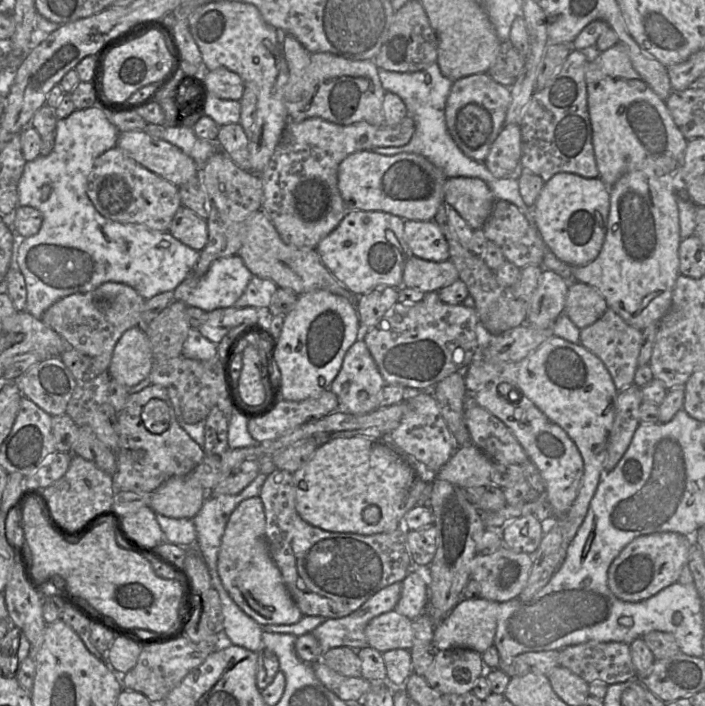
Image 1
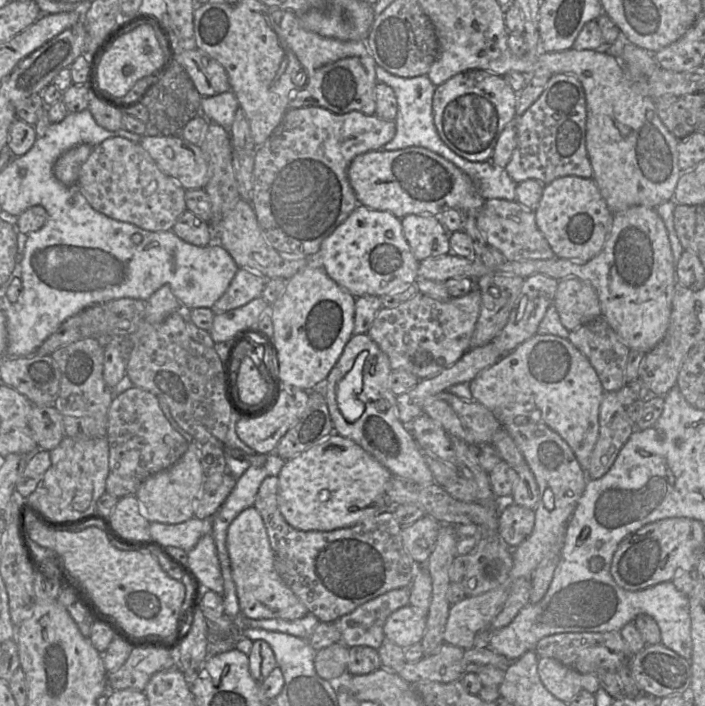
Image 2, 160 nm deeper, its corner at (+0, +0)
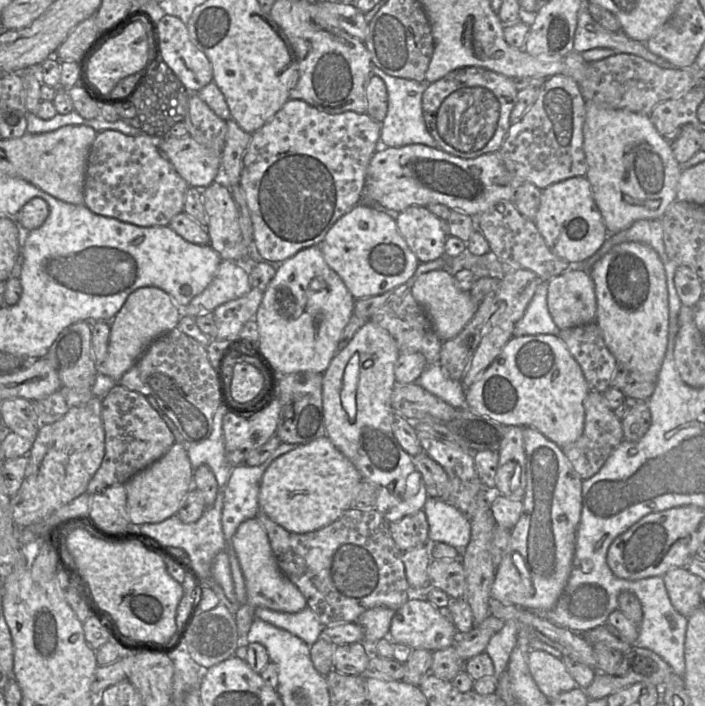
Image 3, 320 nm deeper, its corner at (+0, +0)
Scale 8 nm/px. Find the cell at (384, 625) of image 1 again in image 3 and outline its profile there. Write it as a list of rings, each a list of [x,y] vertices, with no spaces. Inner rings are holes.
[[[421,595],[414,596],[395,611],[389,629],[389,638],[393,642],[408,645],[414,649],[437,651],[453,645],[458,631],[451,618]]]

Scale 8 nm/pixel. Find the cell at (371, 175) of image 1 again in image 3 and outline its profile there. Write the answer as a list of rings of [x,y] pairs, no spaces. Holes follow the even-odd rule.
[[[424,144],[381,146],[367,166],[365,196],[361,203],[374,203],[393,214],[411,206],[437,203],[476,218],[500,201],[513,201],[521,183],[506,169],[498,152],[465,159]]]

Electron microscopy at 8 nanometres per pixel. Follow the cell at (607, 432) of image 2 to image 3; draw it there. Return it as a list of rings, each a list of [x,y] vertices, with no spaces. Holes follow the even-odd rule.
[[[589,391],[584,400],[584,428],[582,435],[574,442],[562,447],[564,454],[571,463],[574,470],[579,474],[582,480],[586,480],[594,476],[605,464],[616,447],[624,440],[621,420],[619,420],[606,403],[602,393]]]

